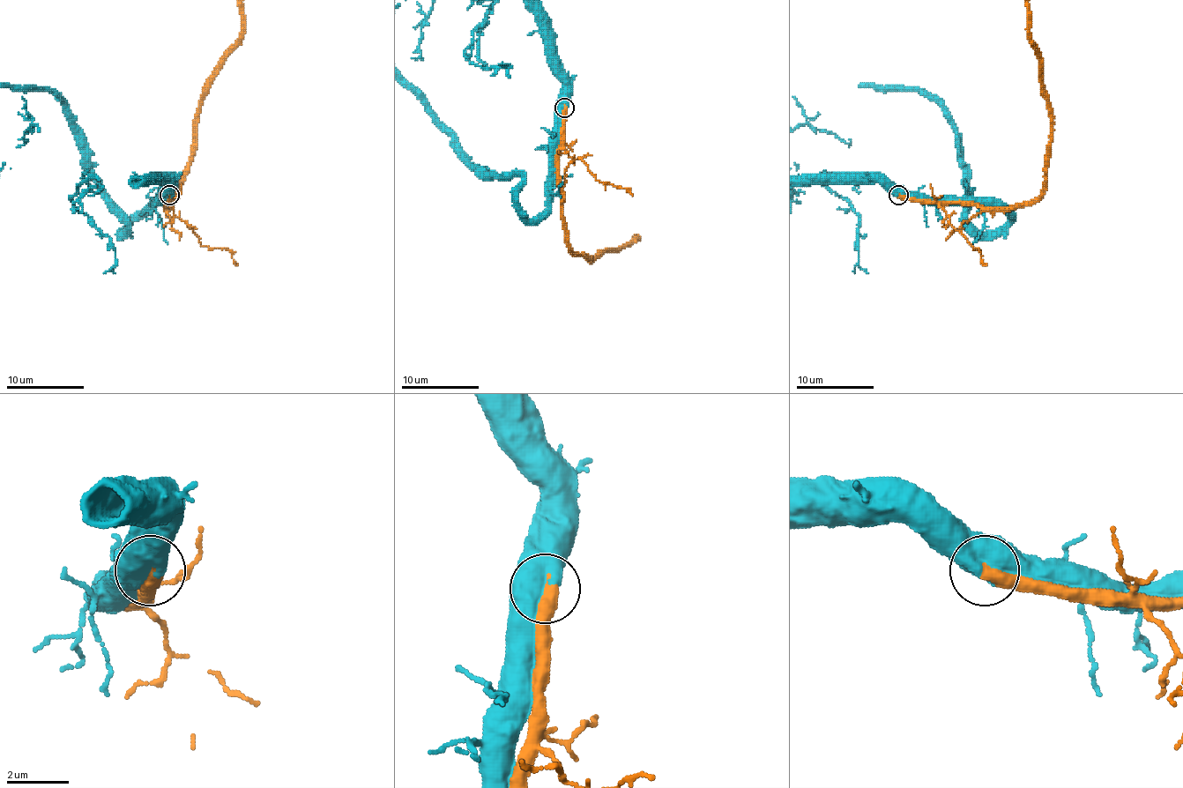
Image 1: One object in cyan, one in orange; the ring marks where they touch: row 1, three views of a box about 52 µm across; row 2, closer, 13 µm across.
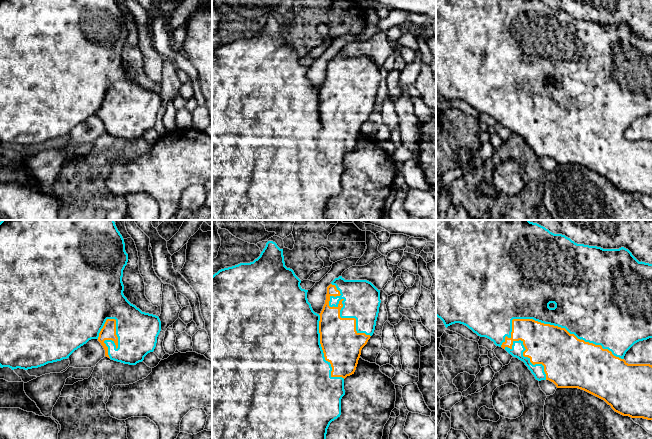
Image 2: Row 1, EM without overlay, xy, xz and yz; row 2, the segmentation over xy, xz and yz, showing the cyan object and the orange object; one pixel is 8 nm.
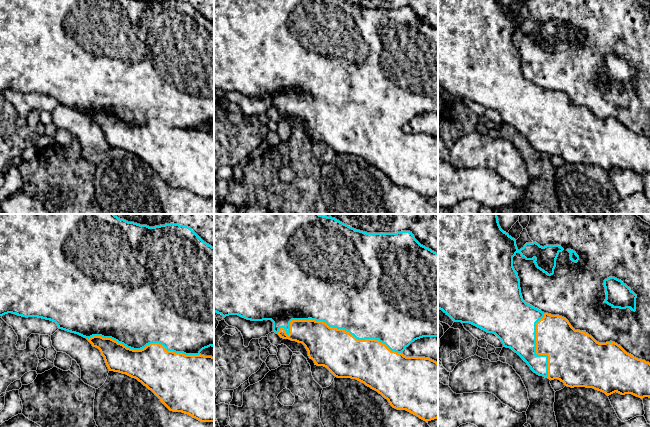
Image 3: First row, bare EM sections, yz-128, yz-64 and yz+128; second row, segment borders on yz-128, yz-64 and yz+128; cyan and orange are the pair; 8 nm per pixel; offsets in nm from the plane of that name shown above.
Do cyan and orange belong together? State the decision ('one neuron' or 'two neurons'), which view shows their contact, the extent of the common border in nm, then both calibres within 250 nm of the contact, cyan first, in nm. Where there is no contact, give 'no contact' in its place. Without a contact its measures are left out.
one neuron; contact in yz; length 1000 nm; calibres 400 and 360 nm

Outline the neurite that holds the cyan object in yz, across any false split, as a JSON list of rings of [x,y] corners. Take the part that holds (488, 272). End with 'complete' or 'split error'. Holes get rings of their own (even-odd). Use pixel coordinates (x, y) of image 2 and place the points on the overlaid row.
[[[436,220],[436,316],[443,321],[446,328],[452,324],[460,323],[467,326],[478,336],[490,339],[496,346],[502,347],[513,357],[523,361],[538,381],[549,380],[553,382],[557,388],[578,388],[584,390],[604,400],[615,412],[623,416],[652,420],[652,365],[628,364],[624,360],[626,352],[635,343],[652,338],[652,264],[642,261],[639,262],[632,253],[624,247],[619,249],[603,249],[597,246],[577,244],[565,235],[554,234],[545,227],[530,222],[529,220]]] | split error

